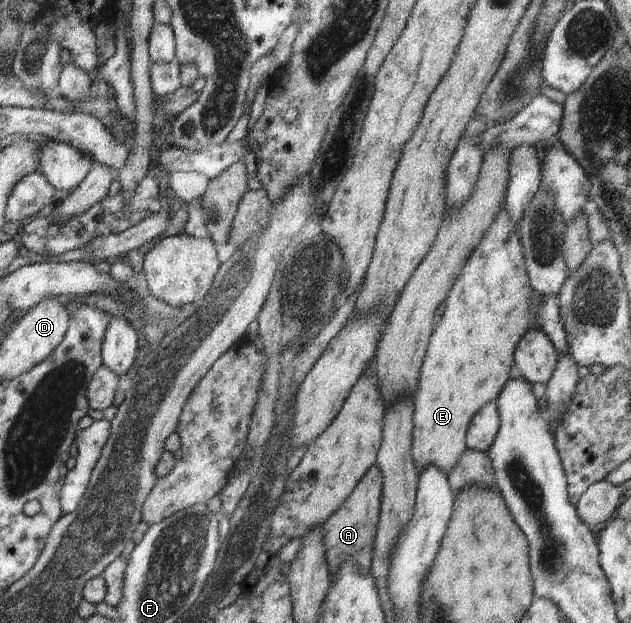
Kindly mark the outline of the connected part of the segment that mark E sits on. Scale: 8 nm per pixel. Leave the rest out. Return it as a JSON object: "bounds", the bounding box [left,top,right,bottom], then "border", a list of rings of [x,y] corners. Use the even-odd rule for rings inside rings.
{"bounds":[410,203,531,476],"border":[[[501,203],[491,225],[485,229],[479,243],[469,253],[465,265],[455,277],[443,301],[443,315],[434,325],[422,359],[417,389],[412,397],[413,429],[410,453],[417,476],[427,465],[435,465],[447,475],[449,469],[459,461],[466,448],[466,431],[471,418],[482,405],[494,401],[503,384],[511,377],[515,345],[530,325],[531,292],[518,235],[513,229],[513,221],[509,219],[504,203]]]}

